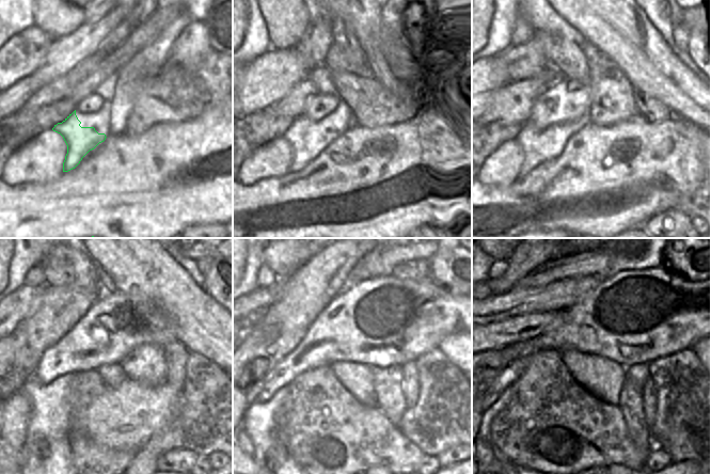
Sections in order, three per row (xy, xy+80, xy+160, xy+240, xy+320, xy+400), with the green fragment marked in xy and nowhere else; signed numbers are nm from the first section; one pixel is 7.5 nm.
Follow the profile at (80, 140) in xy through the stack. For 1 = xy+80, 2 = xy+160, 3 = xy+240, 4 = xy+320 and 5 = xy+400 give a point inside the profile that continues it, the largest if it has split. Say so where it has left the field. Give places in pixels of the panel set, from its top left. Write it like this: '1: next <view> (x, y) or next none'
1: next xy+80 (309, 139)
2: next xy+160 (540, 145)
3: next xy+240 (47, 455)
4: next xy+320 (258, 422)
5: next xy+400 (504, 398)

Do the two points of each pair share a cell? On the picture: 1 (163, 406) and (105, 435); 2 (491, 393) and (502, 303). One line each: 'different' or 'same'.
1: same
2: different

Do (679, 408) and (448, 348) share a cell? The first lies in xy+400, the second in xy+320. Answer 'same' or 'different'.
different

